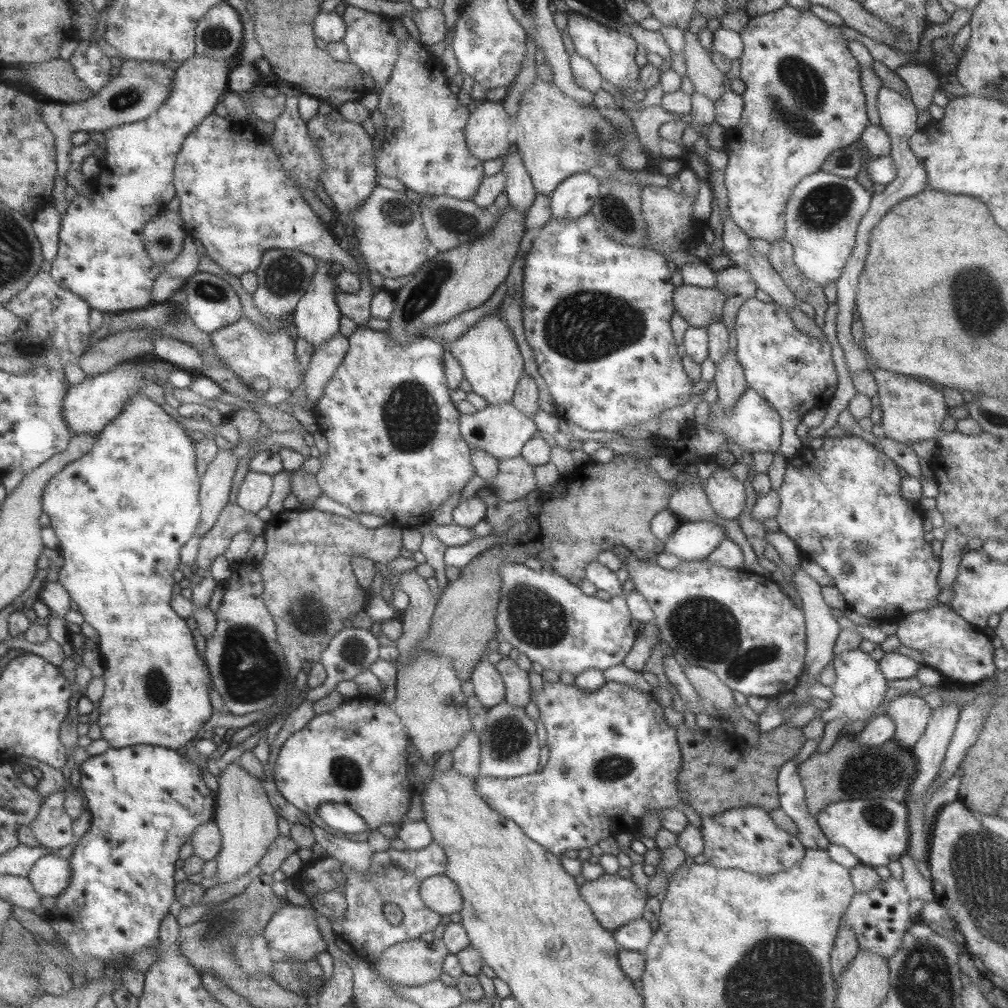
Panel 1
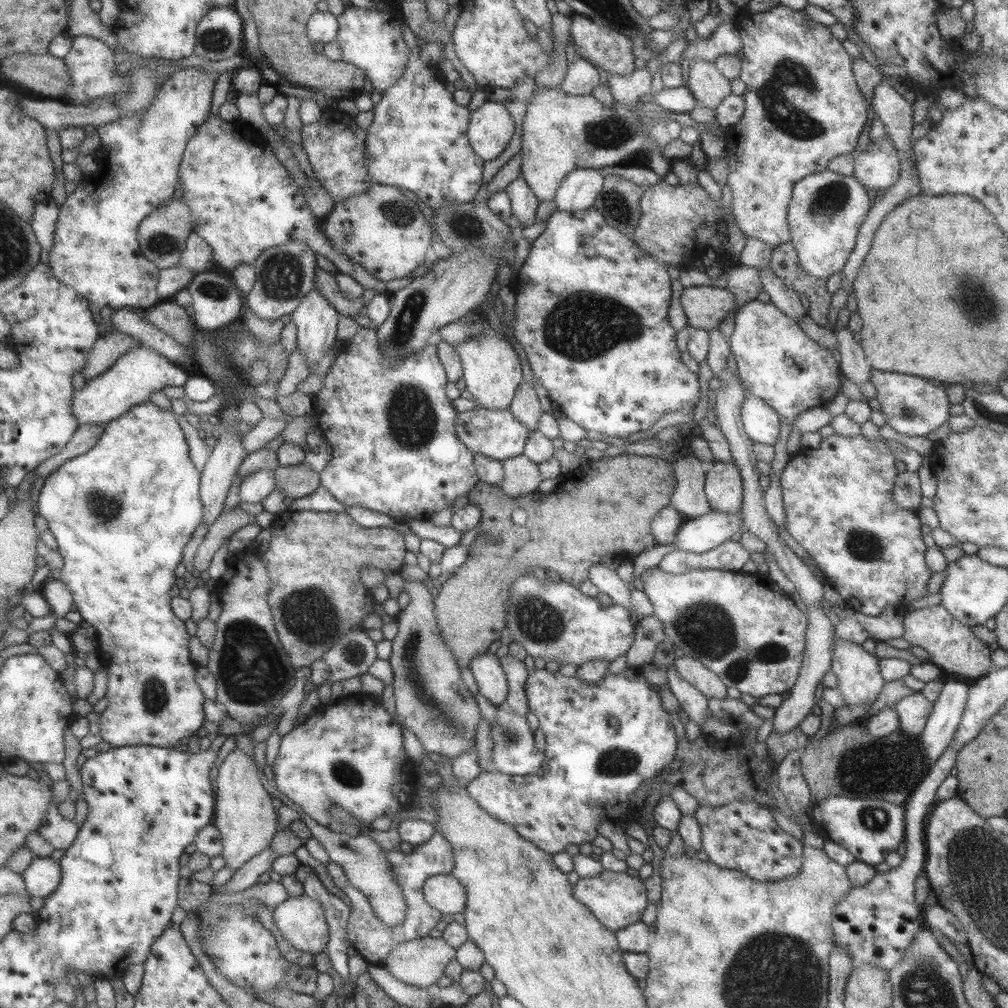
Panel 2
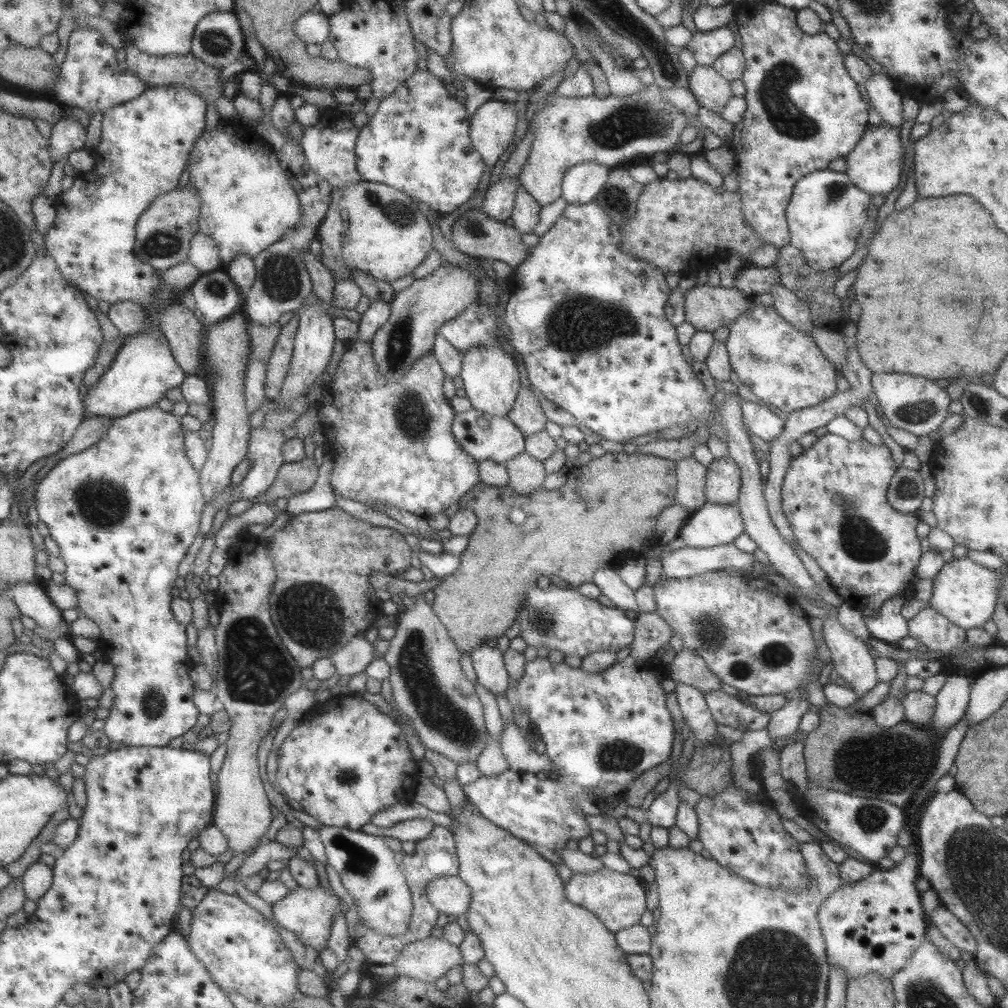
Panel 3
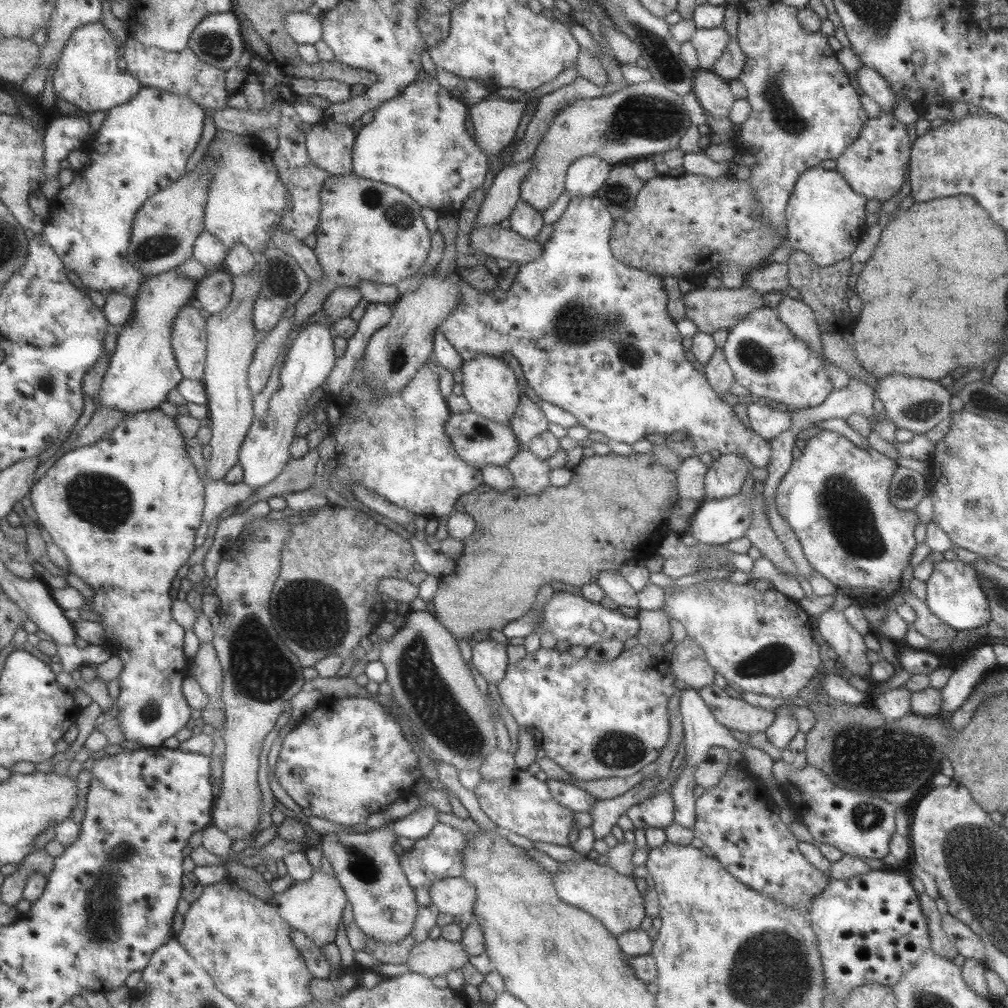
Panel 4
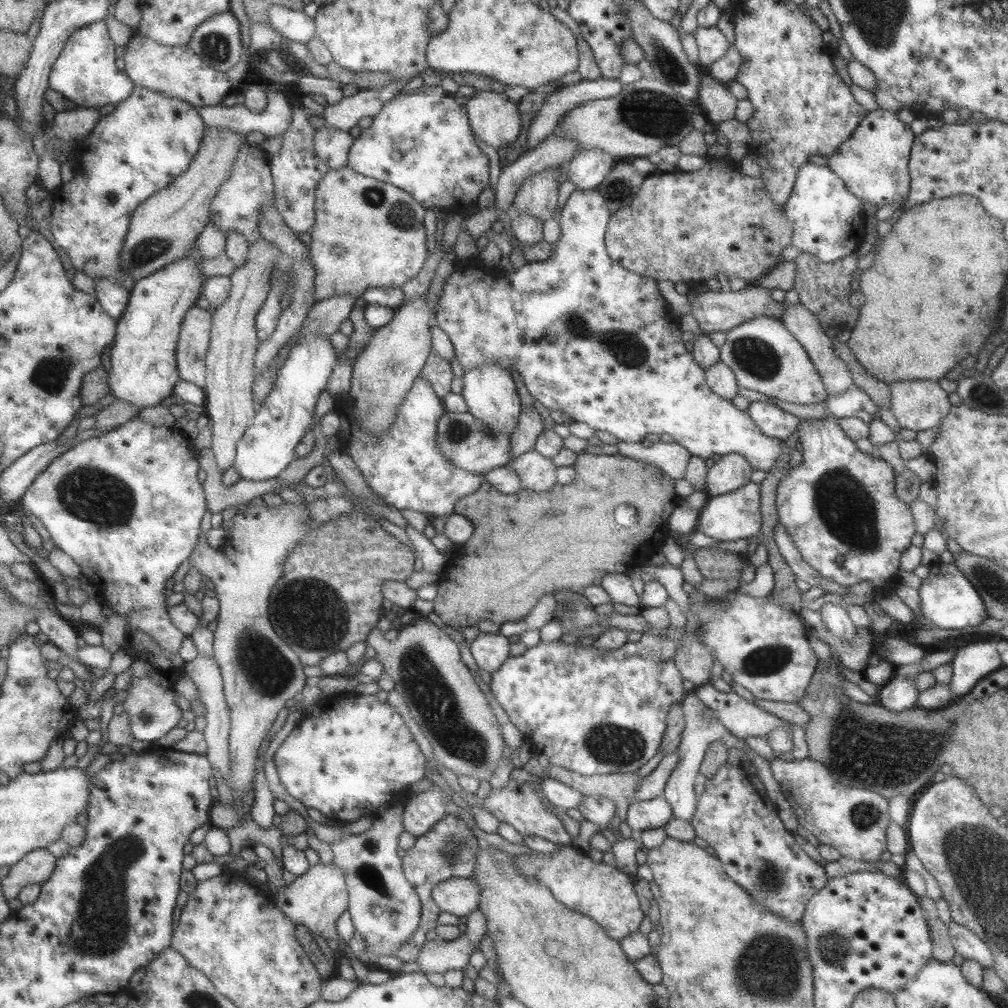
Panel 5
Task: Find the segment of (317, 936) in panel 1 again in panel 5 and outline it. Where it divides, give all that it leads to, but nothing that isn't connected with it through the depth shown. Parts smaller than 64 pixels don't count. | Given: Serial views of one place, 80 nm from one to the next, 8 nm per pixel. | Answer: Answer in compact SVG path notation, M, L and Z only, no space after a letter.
M333 863L309 866L309 870L296 876L279 893L272 896L275 906L295 925L304 926L311 934L322 936L325 940L335 939L335 921L348 908L348 890L343 873Z

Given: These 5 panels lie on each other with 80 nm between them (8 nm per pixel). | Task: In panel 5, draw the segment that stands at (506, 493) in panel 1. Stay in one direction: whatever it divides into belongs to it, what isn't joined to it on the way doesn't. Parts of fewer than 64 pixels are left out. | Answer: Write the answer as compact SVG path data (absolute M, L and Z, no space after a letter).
M529 450L516 456L510 463L513 472L517 474L523 489L535 492L549 490L556 485L553 461L535 450Z

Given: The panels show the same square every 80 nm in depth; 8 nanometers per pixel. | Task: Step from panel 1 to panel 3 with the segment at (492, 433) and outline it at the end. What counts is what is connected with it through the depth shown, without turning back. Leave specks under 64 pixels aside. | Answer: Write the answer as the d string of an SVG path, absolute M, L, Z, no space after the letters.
M471 408L454 414L450 431L461 450L476 463L480 460L492 460L505 464L516 454L524 451L523 434L506 416L491 416Z

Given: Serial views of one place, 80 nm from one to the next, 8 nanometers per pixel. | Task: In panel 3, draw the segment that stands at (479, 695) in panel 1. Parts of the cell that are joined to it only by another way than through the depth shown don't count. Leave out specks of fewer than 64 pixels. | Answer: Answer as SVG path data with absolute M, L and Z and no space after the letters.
M484 643L470 653L476 680L491 694L504 694L510 677L503 666L503 652Z

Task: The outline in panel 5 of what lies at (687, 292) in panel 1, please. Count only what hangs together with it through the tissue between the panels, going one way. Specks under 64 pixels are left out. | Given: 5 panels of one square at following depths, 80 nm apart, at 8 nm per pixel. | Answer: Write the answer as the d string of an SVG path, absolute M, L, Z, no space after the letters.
M757 284L747 285L738 291L706 291L698 293L694 299L689 302L689 313L695 317L698 326L705 334L710 332L727 332L734 326L741 324L758 315L768 315L773 318L781 318L784 313L784 303L774 301L769 294L769 289L760 287Z

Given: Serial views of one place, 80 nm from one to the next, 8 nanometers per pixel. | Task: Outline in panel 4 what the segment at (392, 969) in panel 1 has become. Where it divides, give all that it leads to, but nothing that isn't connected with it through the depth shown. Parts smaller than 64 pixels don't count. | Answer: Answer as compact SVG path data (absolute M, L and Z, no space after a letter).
M427 937L410 950L404 964L409 967L409 971L432 979L444 976L450 970L460 969L468 962L468 957L460 942L452 943L441 937Z

